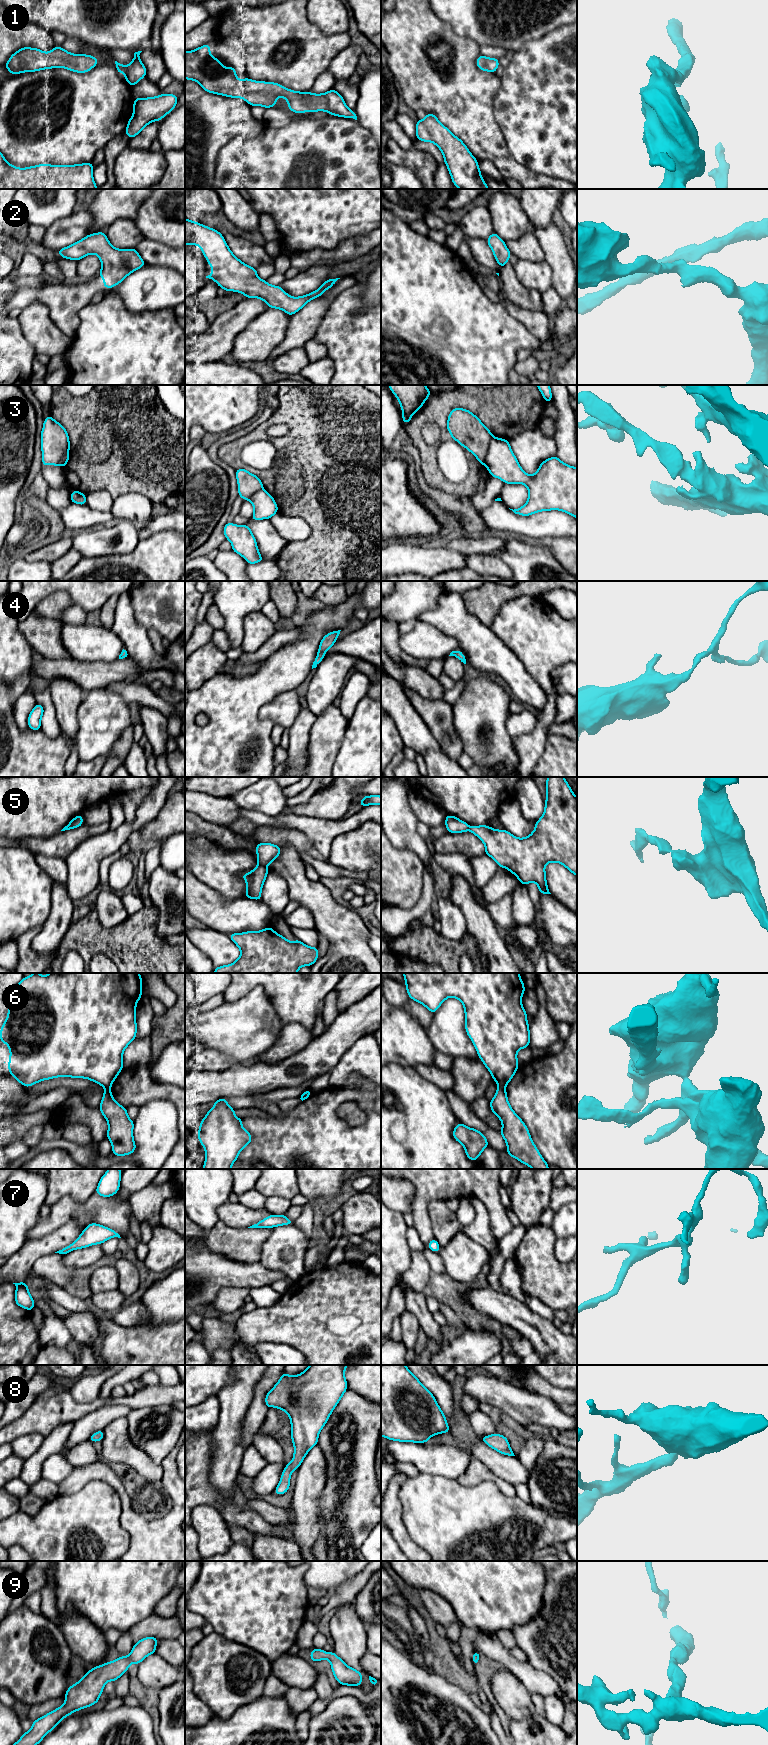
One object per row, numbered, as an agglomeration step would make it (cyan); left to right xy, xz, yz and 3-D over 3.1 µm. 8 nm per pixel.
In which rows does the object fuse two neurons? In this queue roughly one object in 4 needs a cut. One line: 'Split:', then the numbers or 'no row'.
Split: 3, 5, 6

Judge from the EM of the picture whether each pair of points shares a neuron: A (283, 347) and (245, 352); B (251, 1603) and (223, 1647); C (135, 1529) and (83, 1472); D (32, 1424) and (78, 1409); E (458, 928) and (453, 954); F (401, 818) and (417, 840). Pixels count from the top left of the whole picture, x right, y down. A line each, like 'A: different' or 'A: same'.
A: different
B: different
C: same
D: same
E: different
F: same

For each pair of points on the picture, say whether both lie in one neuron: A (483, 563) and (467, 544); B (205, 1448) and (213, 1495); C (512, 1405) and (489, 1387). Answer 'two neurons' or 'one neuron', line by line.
A: one neuron
B: one neuron
C: one neuron

